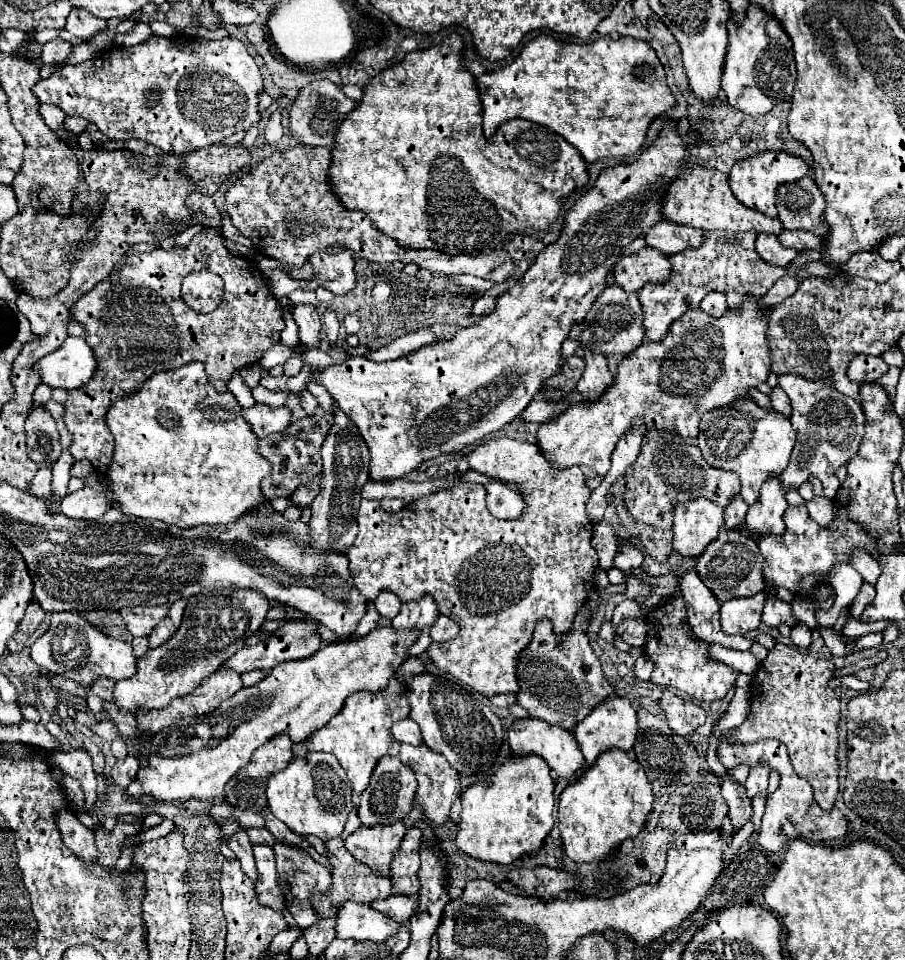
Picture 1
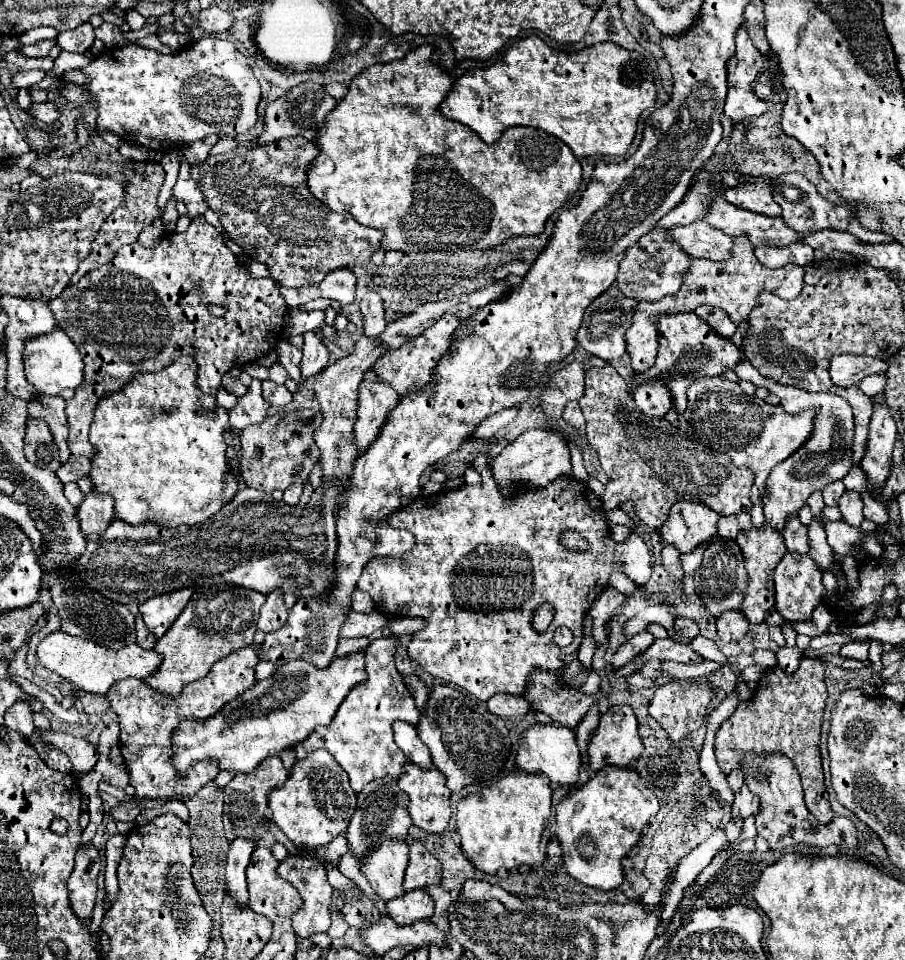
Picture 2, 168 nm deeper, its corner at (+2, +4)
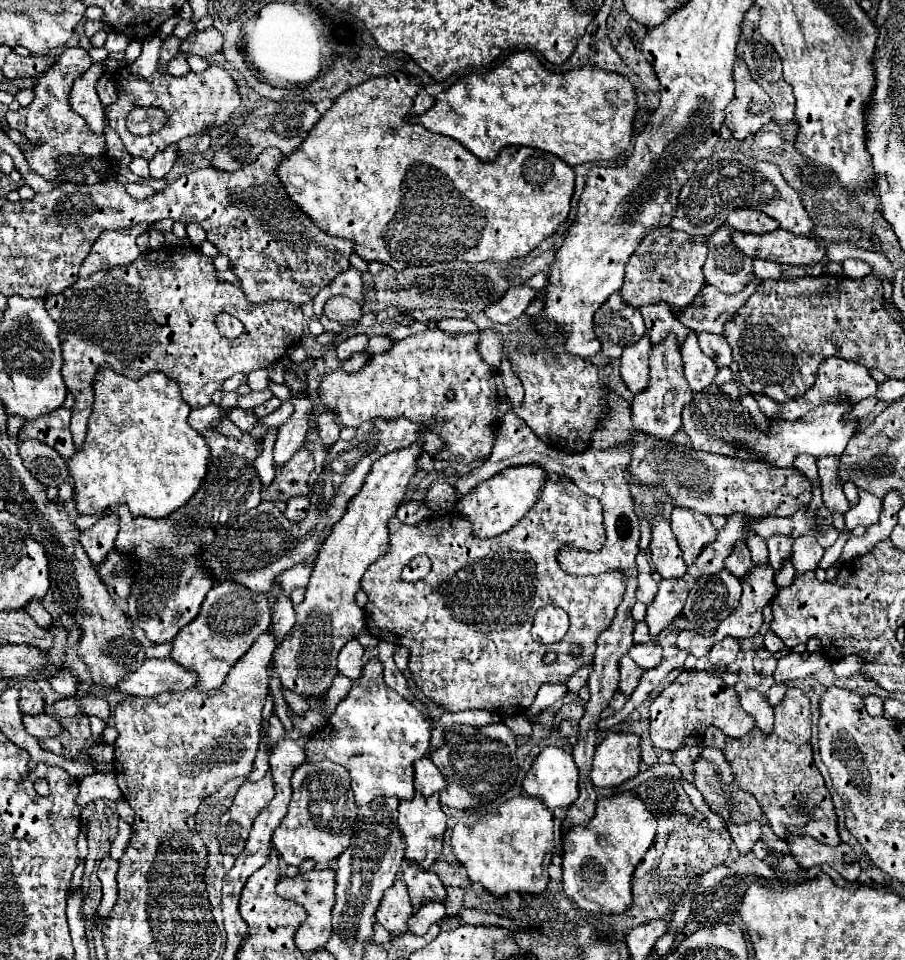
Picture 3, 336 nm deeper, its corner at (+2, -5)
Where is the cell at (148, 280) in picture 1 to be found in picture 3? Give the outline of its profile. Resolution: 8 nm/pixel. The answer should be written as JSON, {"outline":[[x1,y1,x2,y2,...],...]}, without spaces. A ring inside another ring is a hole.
{"outline":[[172,245,172,247,162,247,158,251,144,251,130,265,112,267,108,271,94,273,92,277,78,279,64,293,48,297,46,311,60,327,60,343,64,353,62,377,64,381,68,381,68,391,76,391,76,405,72,409,70,431,78,451,82,449,84,435,88,433,90,407,94,399,92,395,82,395,82,393,92,391,92,383,102,365,130,379,140,379,150,371,162,371,170,379,178,381,184,401,192,409,200,409,210,403,212,393,218,391,228,377,232,377,234,373,248,375,256,369,270,367,288,351,288,347,292,347,300,339,304,331,304,315,300,307,284,301,260,303,260,305,248,303,248,299,244,299,244,293,238,287,226,281,218,281,214,259,204,255,200,247,194,245,188,247],[220,313,236,315,244,325,244,333,236,339,220,337,214,325,214,319]]}

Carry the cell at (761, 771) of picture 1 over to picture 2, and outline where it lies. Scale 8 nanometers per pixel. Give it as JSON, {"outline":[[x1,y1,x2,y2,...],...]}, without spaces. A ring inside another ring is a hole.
{"outline":[[744,786,744,788,740,790,740,794,736,794,730,810,732,810,732,818,756,816,756,814,760,812,760,802,758,802,756,794,752,794,748,786]]}

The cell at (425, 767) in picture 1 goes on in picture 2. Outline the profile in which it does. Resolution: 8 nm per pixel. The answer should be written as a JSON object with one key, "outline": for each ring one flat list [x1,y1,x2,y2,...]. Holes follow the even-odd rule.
{"outline":[[408,762,398,786,410,798,412,824,430,834,442,834,450,822,450,790,444,786,444,776,436,768,422,772]]}

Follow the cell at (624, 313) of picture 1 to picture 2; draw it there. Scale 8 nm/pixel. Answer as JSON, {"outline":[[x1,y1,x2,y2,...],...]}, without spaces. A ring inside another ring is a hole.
{"outline":[[612,286,610,290,606,290,604,294,600,294,600,298,596,298,592,302,592,306,586,308,584,312,584,322,578,330,578,344,592,356,598,356,602,360,616,360,626,352,626,342,624,342,624,334,626,330,632,326,632,314,636,308,636,300,626,298,616,286]]}

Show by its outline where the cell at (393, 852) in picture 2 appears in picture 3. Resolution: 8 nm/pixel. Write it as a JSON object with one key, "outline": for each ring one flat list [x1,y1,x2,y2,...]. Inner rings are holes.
{"outline":[[396,881,386,893,376,909,376,919,380,925,388,929,390,935,400,935,408,931,406,921,412,915,412,905,408,899,408,891,404,887,404,881]]}

